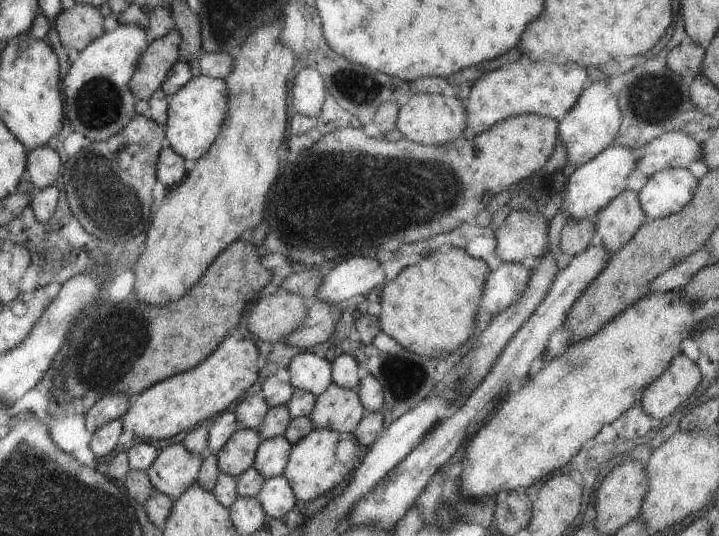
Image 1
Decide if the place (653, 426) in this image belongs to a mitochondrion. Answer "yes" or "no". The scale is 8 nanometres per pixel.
no

